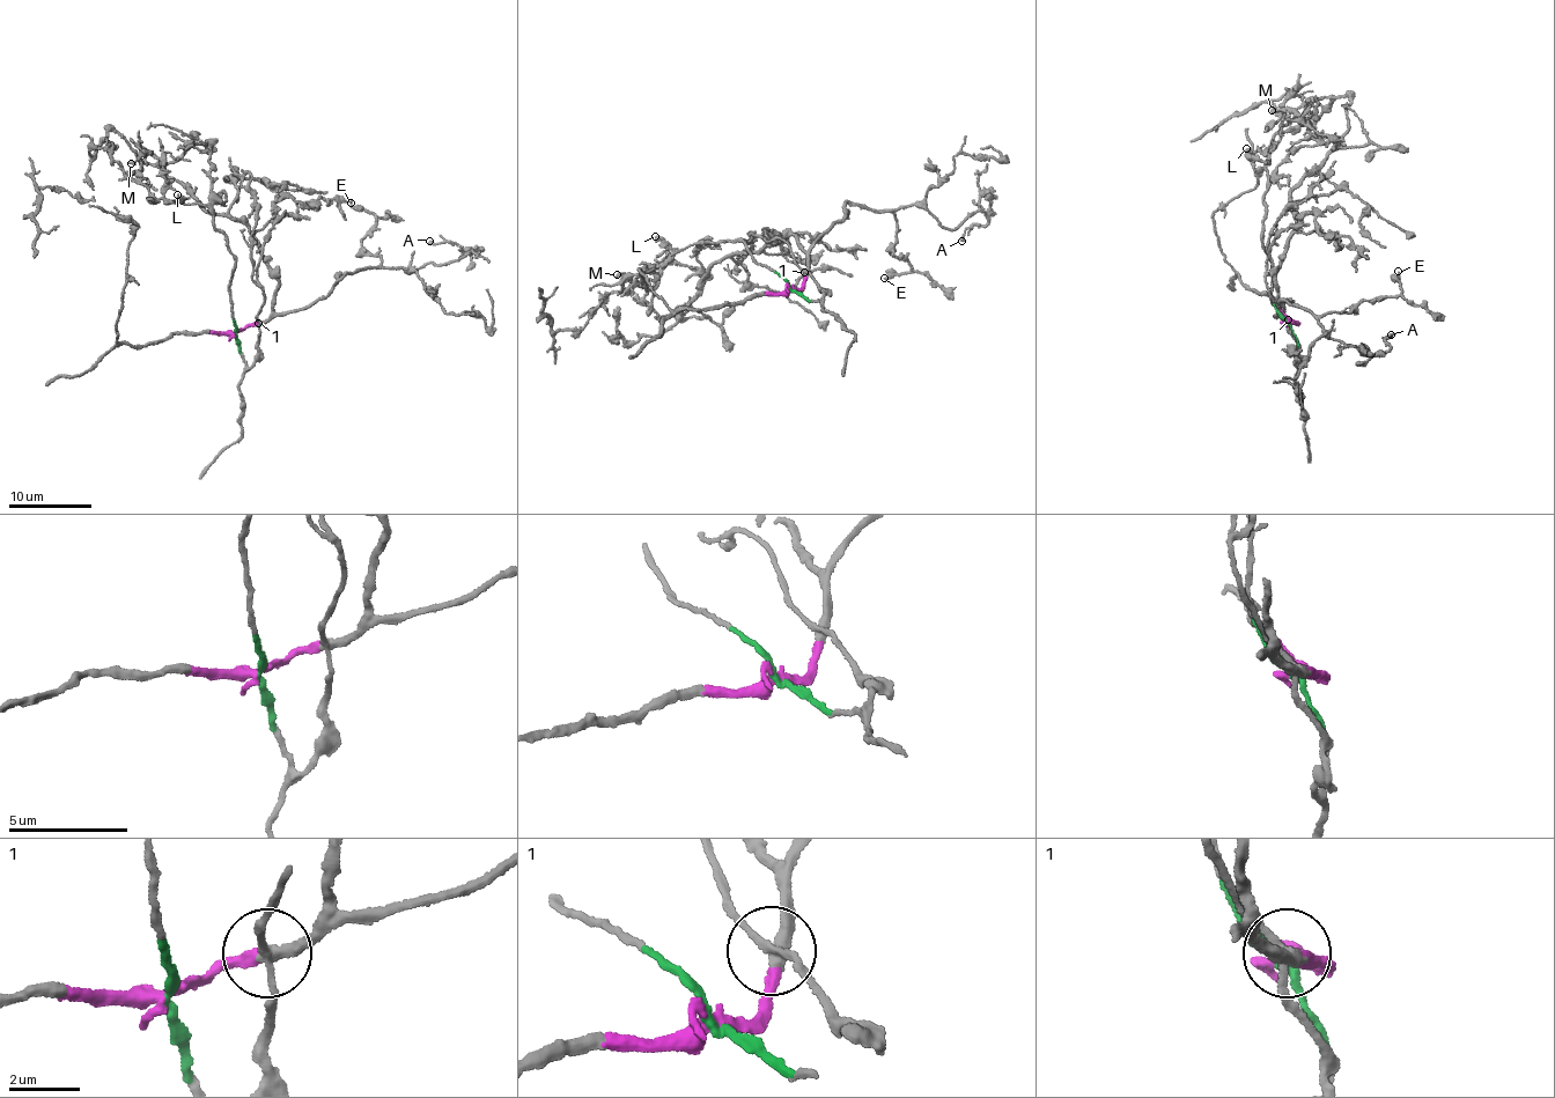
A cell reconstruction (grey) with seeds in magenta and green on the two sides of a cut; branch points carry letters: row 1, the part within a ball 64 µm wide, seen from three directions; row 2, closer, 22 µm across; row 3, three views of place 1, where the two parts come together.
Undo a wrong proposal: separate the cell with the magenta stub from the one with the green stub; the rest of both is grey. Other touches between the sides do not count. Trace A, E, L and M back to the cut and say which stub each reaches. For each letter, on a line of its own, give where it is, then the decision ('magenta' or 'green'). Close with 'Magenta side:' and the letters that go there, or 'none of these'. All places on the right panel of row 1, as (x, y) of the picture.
A: place (1391, 334); magenta
E: place (1398, 271); magenta
L: place (1246, 148); green
M: place (1272, 110); green
Magenta side: A, E

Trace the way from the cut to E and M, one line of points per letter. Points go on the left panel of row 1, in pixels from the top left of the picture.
E: (235, 332), (322, 299), (345, 273), (378, 267), (381, 257), (361, 245), (375, 219), (349, 203)
M: (235, 334), (229, 280), (234, 255), (214, 227), (213, 212), (163, 196), (162, 166), (149, 153), (130, 163)

